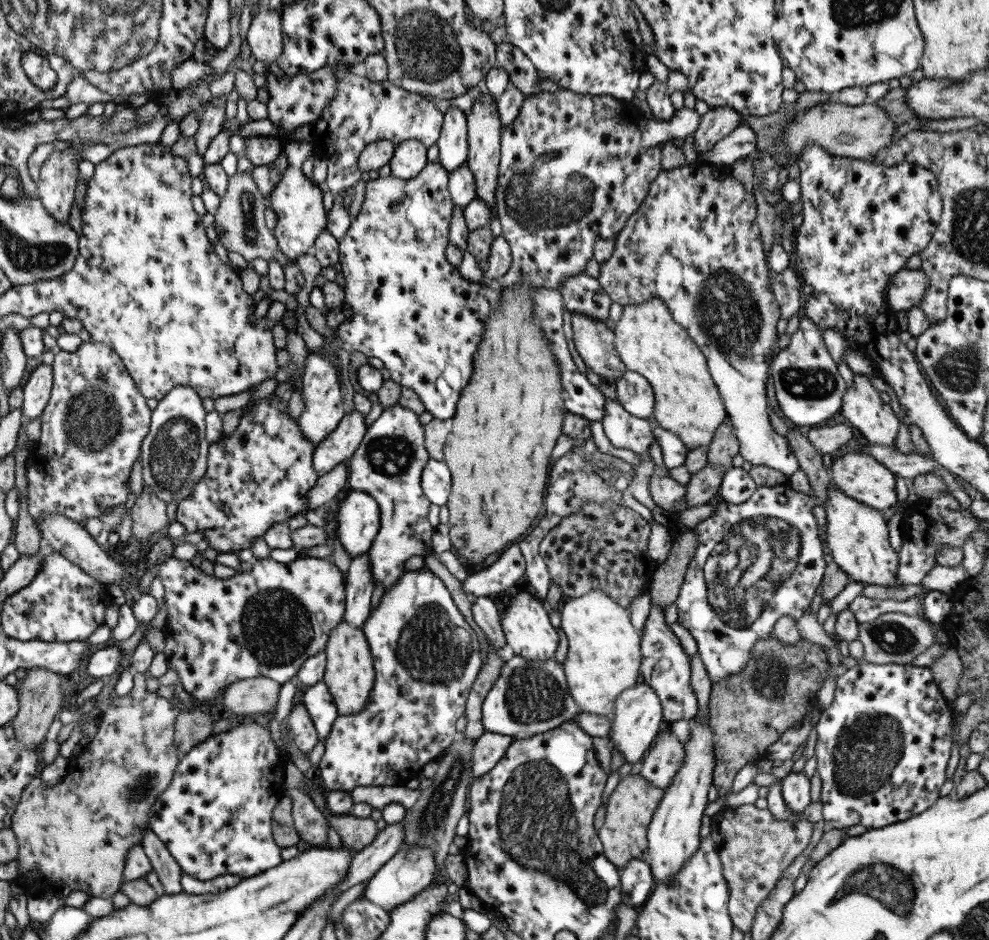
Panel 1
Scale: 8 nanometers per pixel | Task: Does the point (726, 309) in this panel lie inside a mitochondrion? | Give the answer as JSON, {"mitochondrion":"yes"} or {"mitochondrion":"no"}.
{"mitochondrion":"yes"}

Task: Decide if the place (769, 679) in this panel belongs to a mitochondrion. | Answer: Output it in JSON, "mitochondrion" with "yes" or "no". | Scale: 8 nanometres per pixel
{"mitochondrion":"yes"}

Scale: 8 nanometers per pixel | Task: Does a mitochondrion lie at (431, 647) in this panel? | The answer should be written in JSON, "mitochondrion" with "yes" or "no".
{"mitochondrion":"yes"}

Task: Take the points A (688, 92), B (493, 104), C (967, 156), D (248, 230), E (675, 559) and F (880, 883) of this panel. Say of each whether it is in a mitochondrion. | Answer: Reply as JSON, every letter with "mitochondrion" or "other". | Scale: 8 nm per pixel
{"A":"other","B":"other","C":"other","D":"mitochondrion","E":"other","F":"mitochondrion"}

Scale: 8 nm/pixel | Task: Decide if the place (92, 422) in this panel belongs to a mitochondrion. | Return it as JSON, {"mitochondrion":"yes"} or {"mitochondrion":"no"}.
{"mitochondrion":"yes"}

